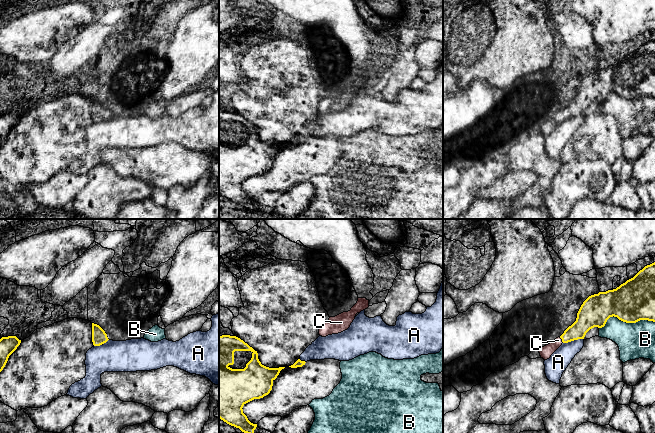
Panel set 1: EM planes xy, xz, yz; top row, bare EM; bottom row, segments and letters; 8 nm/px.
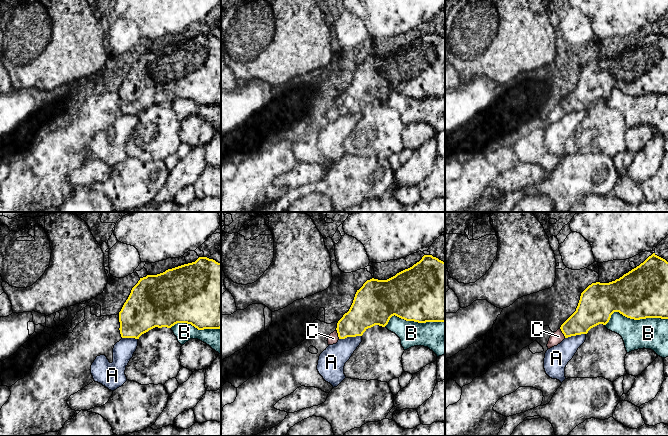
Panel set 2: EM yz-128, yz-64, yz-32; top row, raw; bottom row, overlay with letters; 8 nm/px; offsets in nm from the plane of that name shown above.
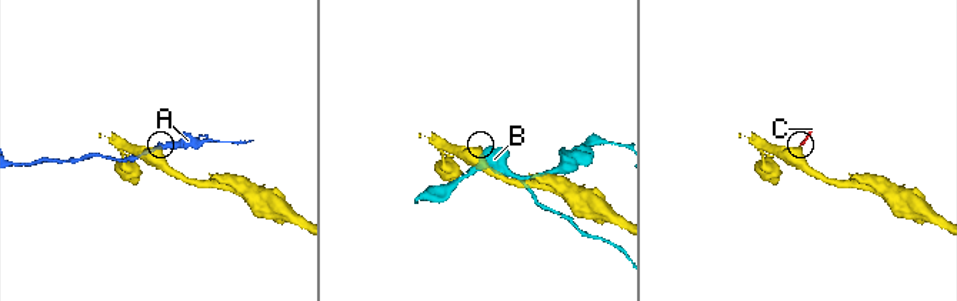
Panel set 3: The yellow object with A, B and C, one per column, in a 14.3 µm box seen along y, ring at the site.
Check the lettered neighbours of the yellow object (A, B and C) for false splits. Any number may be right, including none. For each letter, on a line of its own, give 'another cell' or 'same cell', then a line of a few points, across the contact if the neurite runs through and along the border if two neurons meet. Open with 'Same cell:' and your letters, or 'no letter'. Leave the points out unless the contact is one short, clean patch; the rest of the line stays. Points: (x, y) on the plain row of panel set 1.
Same cell: C
A: another cell; line yz (583, 114), (563, 119)
B: another cell
C: same cell; line yz (586, 96), (574, 108), (562, 116), (545, 128)

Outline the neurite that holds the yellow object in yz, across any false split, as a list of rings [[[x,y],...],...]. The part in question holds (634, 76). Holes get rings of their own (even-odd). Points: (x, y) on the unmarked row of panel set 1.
[[[655,38],[645,42],[616,65],[589,72],[581,81],[576,97],[560,113],[539,126],[541,134],[549,135],[563,119],[584,115],[590,105],[604,103],[607,96],[613,92],[626,99],[636,99],[640,96],[655,98]]]

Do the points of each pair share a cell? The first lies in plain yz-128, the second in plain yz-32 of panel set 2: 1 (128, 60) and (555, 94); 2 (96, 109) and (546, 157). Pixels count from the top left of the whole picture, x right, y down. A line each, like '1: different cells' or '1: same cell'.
1: same cell
2: same cell

